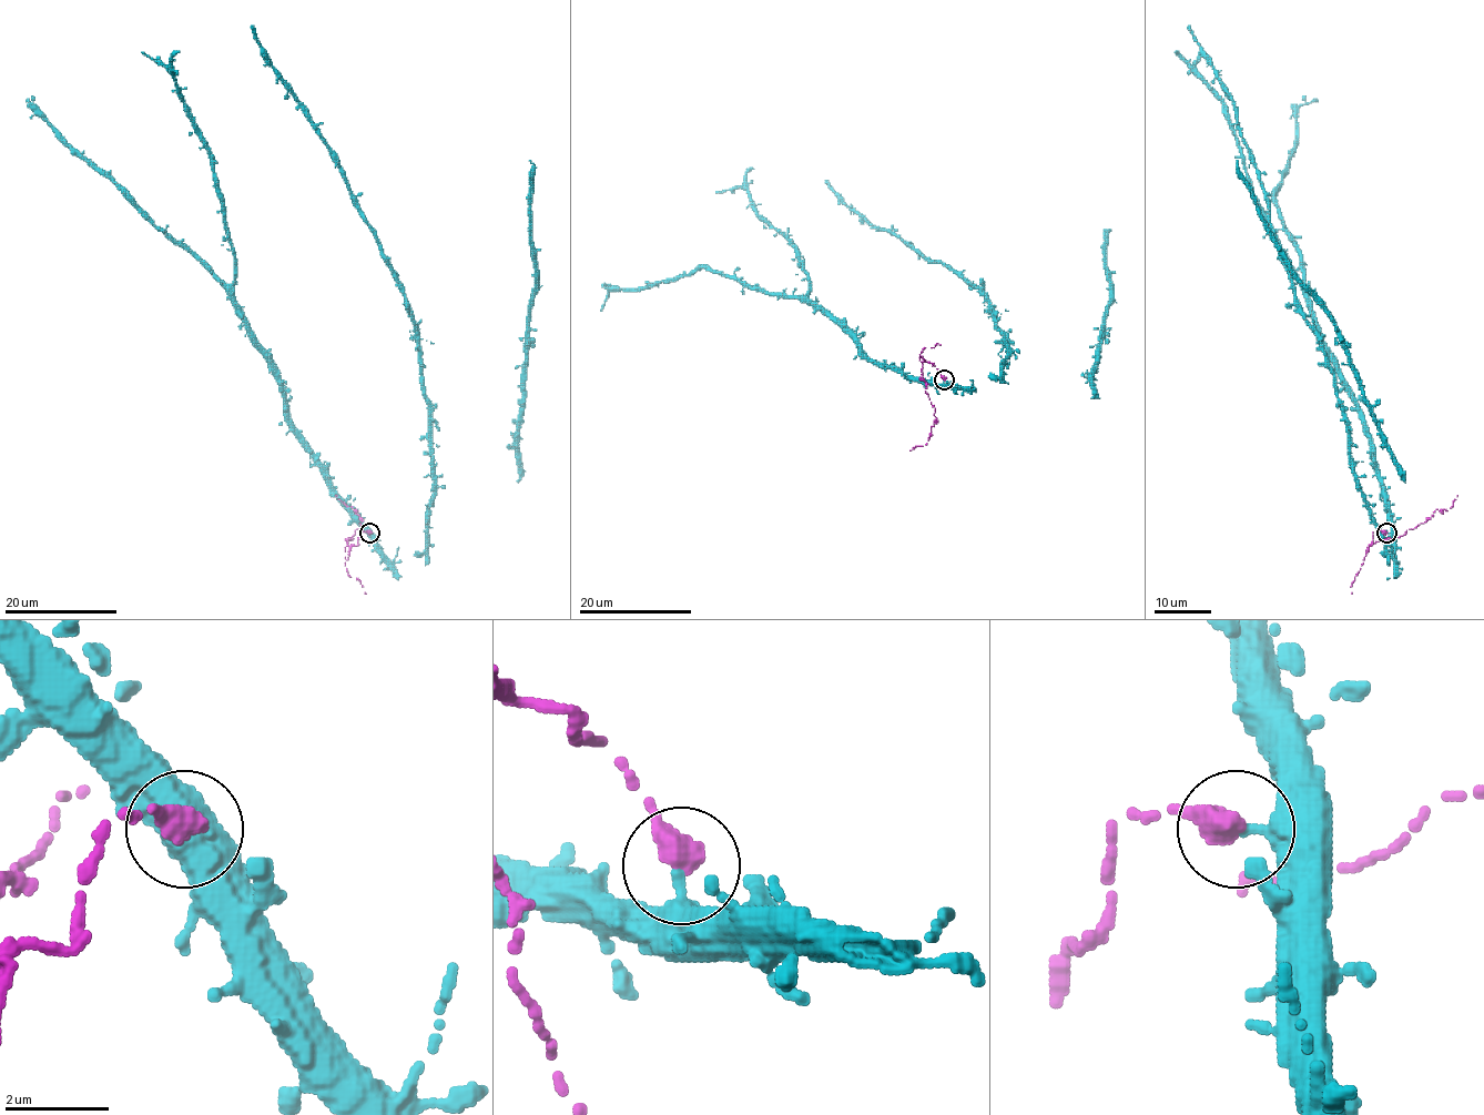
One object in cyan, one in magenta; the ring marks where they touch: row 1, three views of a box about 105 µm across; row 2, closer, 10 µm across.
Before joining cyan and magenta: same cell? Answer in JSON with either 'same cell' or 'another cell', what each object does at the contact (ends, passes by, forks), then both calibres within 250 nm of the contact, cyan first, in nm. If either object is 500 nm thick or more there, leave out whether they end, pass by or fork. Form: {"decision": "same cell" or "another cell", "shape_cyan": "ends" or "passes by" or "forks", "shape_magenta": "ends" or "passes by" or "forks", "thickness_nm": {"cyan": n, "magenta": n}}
{"decision": "another cell", "shape_cyan": "ends", "shape_magenta": "ends", "thickness_nm": {"cyan": 320, "magenta": 480}}

